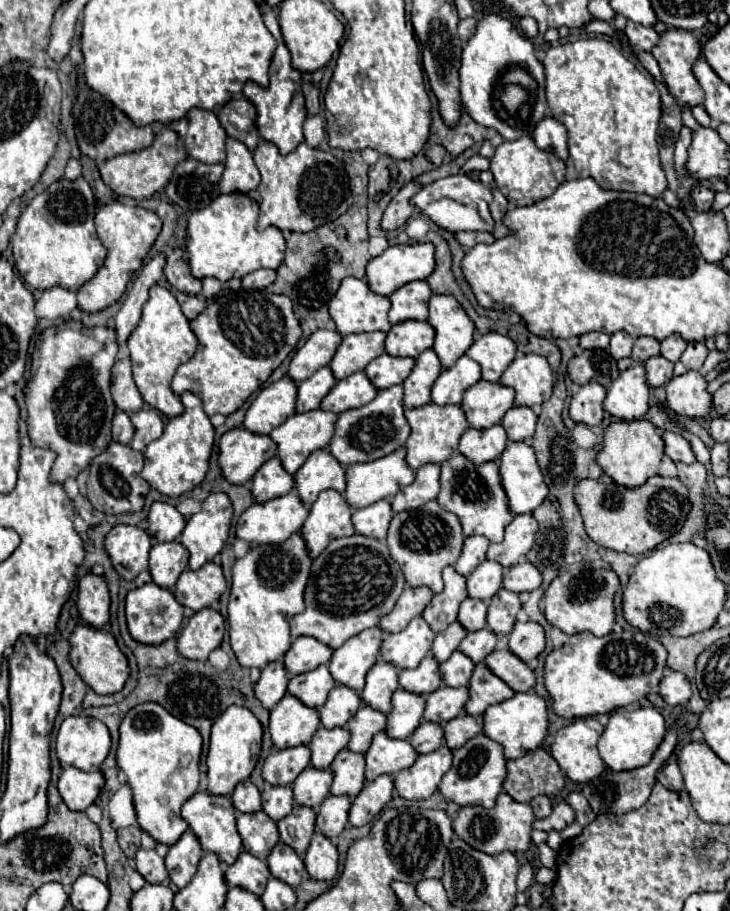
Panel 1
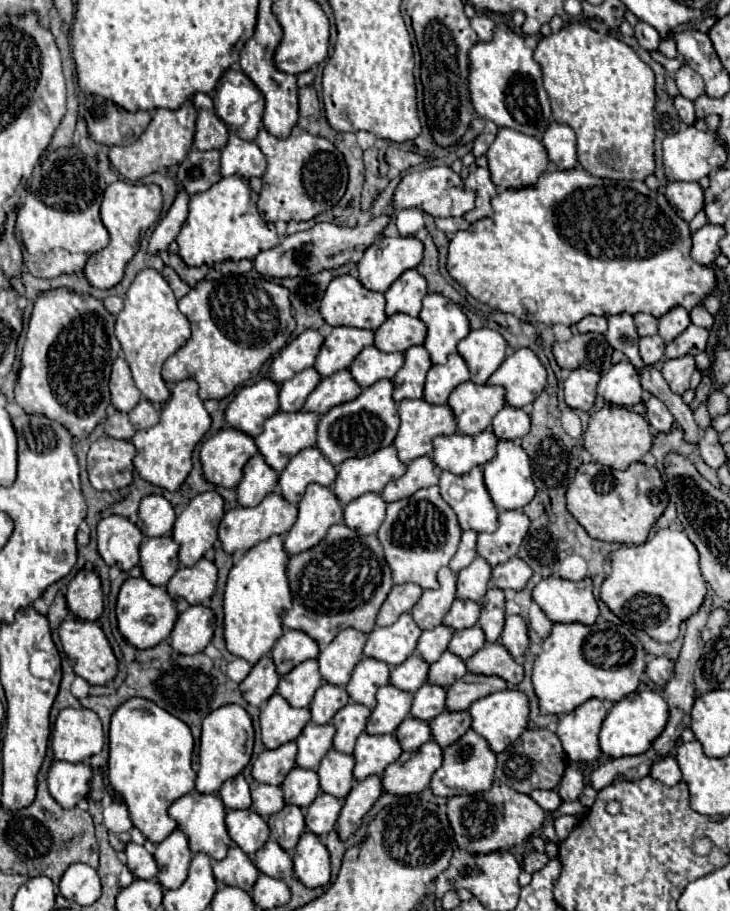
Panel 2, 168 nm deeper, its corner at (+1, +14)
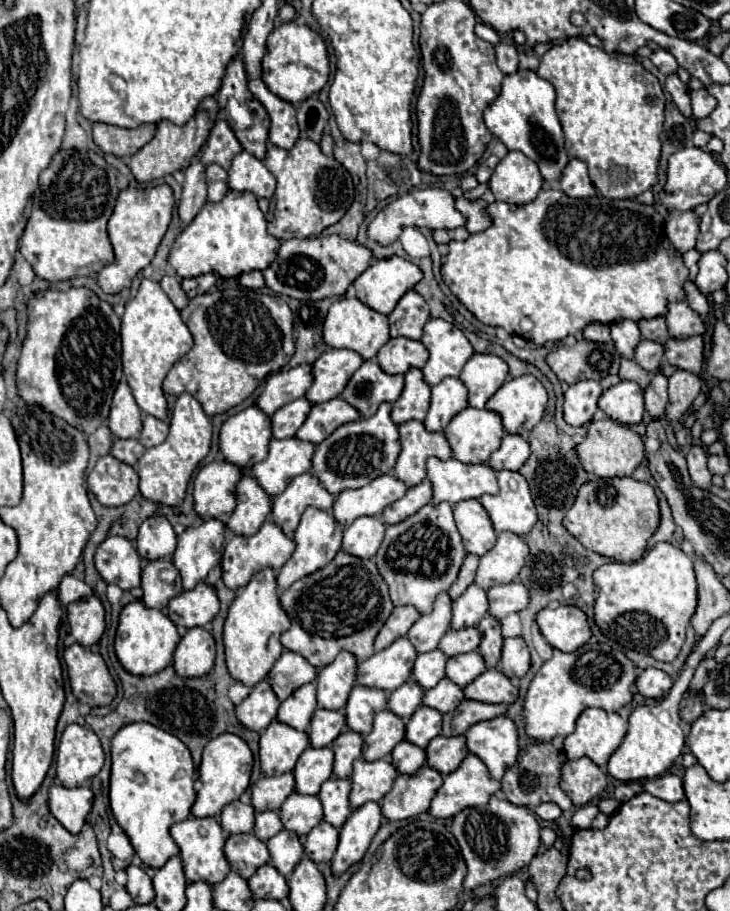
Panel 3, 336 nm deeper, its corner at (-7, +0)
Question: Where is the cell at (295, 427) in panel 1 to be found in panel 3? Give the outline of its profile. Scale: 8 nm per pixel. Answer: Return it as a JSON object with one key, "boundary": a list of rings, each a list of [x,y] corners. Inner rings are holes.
{"boundary":[[[298,438],[270,440],[268,458],[252,466],[252,478],[270,496],[278,496],[292,478],[310,470],[310,454],[314,454],[314,444],[302,442]]]}

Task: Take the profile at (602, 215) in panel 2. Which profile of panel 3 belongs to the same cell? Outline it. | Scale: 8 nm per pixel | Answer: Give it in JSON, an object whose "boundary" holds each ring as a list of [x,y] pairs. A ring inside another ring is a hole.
{"boundary":[[[548,188],[548,190],[540,190],[540,194],[526,206],[508,208],[508,204],[504,204],[504,202],[492,202],[486,206],[486,212],[492,218],[492,224],[484,232],[470,234],[468,240],[464,240],[464,242],[448,242],[448,254],[444,256],[444,262],[440,268],[444,284],[468,308],[468,312],[472,312],[482,324],[502,326],[510,334],[522,336],[528,342],[542,346],[546,342],[558,342],[558,340],[566,338],[568,334],[576,334],[584,326],[588,326],[590,322],[610,324],[610,322],[624,320],[624,318],[638,322],[642,318],[664,316],[668,302],[676,302],[676,300],[686,298],[686,294],[682,294],[682,282],[688,278],[688,268],[684,266],[682,256],[670,246],[670,242],[666,242],[664,216],[654,206],[644,206],[644,204],[638,204],[632,200],[610,200],[604,196],[574,200],[574,198],[566,196],[562,190]]]}

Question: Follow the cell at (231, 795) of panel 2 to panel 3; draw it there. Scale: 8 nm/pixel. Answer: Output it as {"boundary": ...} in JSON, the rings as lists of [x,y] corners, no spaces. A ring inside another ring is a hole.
{"boundary":[[[240,800],[228,804],[220,814],[220,826],[226,834],[248,834],[254,828],[254,808]]]}

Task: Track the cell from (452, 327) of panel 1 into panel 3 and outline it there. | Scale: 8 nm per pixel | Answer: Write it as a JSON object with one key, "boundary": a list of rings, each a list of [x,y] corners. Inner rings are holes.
{"boundary":[[[430,318],[426,322],[420,342],[430,354],[426,366],[422,368],[424,382],[428,386],[434,386],[448,376],[460,376],[464,364],[474,354],[466,336],[440,318]]]}

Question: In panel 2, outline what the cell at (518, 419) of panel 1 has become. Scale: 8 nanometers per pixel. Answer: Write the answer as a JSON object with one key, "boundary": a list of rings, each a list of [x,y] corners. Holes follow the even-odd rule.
{"boundary":[[[504,406],[492,420],[492,432],[500,440],[520,440],[526,432],[530,432],[530,414],[522,408]]]}

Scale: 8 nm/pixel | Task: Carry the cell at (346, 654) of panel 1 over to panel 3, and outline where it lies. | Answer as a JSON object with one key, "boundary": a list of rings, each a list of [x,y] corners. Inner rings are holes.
{"boundary":[[[338,654],[336,660],[322,668],[316,676],[316,700],[318,708],[340,710],[346,706],[346,698],[354,686],[354,674],[358,660],[352,654]]]}

